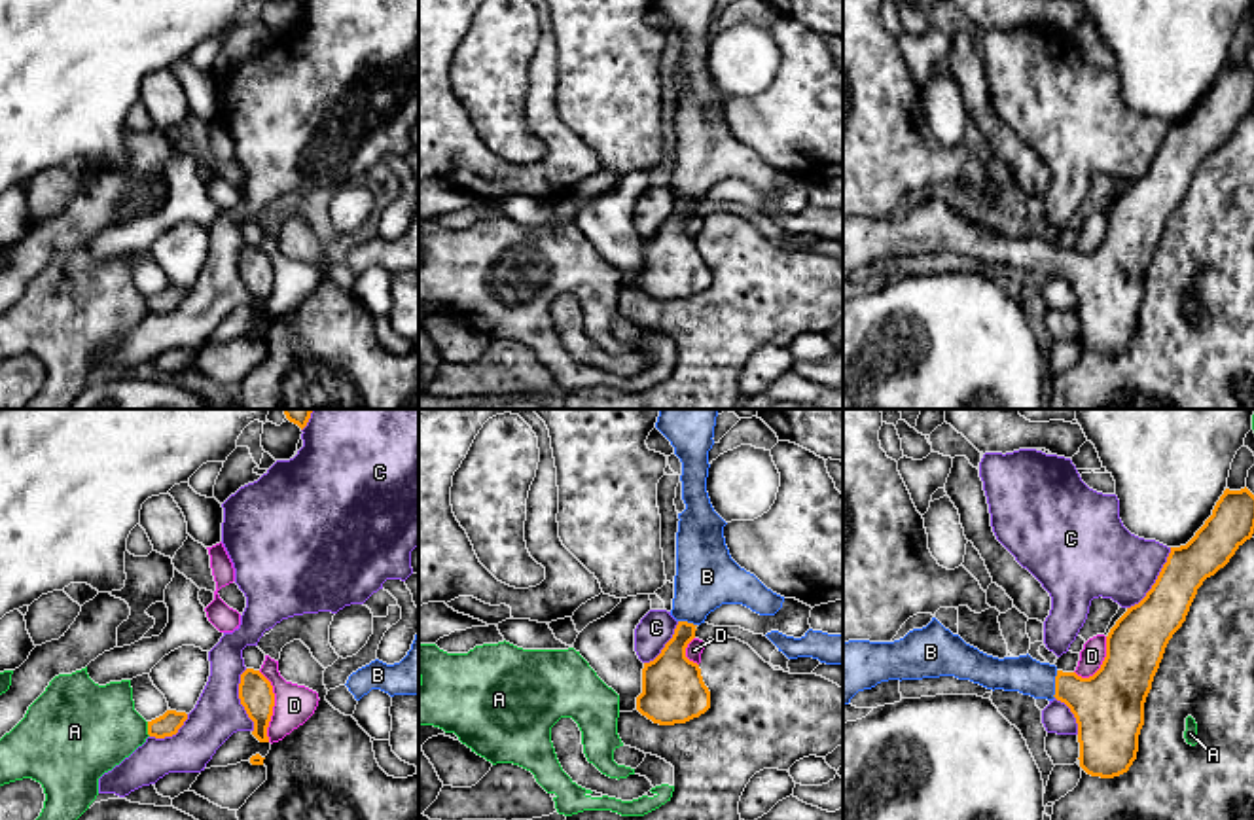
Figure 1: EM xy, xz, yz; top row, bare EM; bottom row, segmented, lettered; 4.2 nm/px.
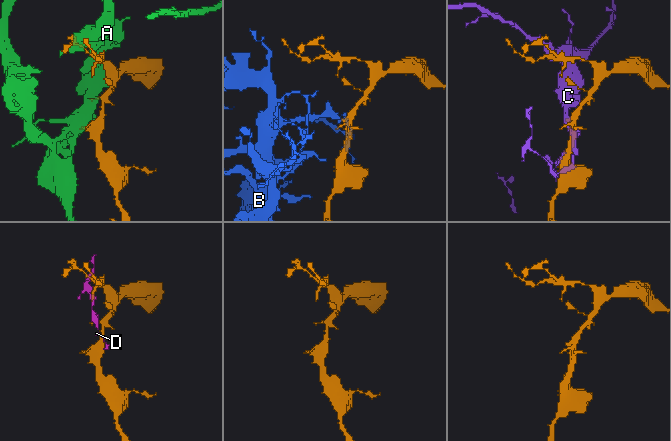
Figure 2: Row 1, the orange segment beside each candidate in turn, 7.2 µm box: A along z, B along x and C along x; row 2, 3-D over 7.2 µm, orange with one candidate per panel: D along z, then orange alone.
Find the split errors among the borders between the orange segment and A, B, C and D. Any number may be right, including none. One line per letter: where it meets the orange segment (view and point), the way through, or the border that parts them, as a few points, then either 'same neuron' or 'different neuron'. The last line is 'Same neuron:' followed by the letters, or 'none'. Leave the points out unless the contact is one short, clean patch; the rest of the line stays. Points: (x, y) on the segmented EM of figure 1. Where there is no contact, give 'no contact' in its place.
A: contact xy (148, 730); different neuron
B: contact yz (1056, 684); way yz (1109, 707), (1056, 684), (1025, 675); same neuron
C: contact yz (1156, 580); different neuron
D: contact xy (273, 705); different neuron
Same neuron: B

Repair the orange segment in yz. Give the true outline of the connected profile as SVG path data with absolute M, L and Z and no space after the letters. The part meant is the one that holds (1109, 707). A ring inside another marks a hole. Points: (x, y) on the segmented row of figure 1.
M1226 489L1216 502L1212 515L1180 547L1171 547L1155 583L1146 597L1127 608L1106 636L1106 657L1101 668L1082 678L1076 672L1063 672L1055 665L1040 663L1029 653L1019 657L993 657L966 644L958 634L945 629L936 617L923 627L909 631L894 642L849 640L843 644L843 706L864 689L888 680L923 680L955 676L970 680L987 689L1019 691L1034 699L1061 701L1076 718L1080 742L1080 767L1101 778L1114 778L1129 771L1138 752L1138 735L1144 725L1144 703L1152 689L1154 676L1173 634L1182 627L1190 606L1203 581L1224 568L1235 551L1254 534L1254 494Z

